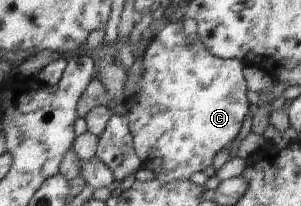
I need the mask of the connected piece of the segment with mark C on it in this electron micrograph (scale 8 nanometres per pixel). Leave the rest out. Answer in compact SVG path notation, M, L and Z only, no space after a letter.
M182 22L163 26L146 47L142 58L141 75L133 93L123 101L126 112L121 115L130 129L141 168L151 169L161 183L189 180L197 171L210 172L213 158L231 145L249 113L247 84L242 72L245 64L238 59L213 55L199 38L189 43Z

